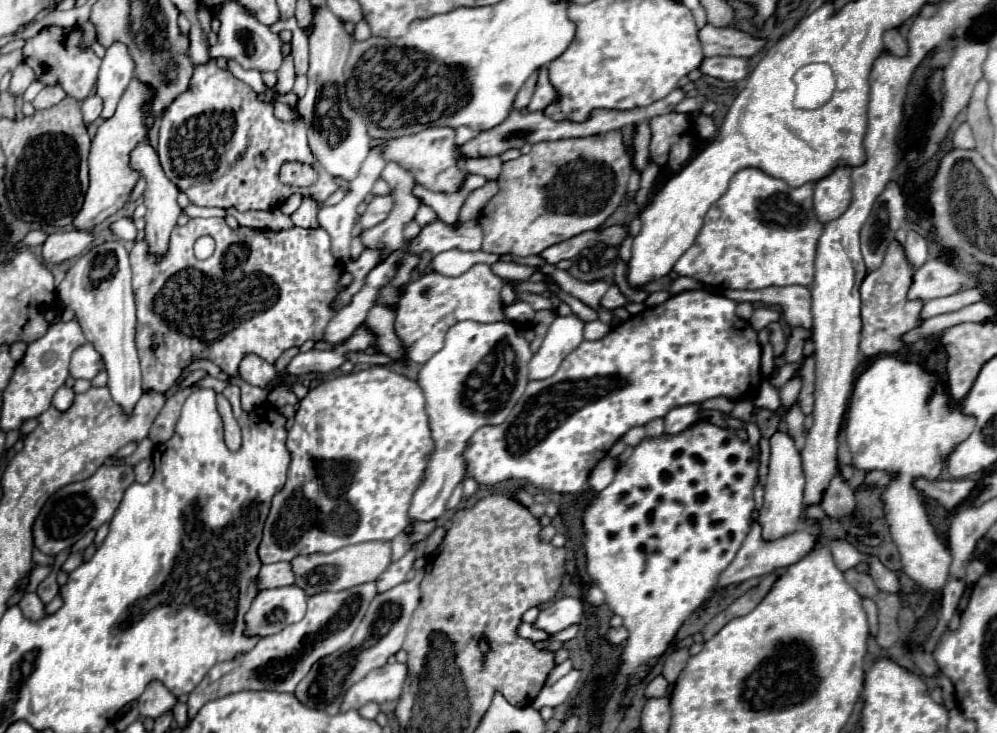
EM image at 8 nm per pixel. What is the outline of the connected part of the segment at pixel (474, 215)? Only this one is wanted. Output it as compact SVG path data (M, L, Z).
M489 180L483 188L473 190L473 192L467 196L467 200L465 200L463 208L461 208L461 222L477 220L479 214L481 214L481 210L483 210L483 206L485 206L497 192L499 192L499 184L497 184L495 180Z

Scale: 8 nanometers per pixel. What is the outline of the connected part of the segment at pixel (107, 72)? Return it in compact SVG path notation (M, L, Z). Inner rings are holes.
M113 42L103 56L103 64L97 78L95 94L101 96L105 104L101 118L113 116L119 98L123 96L129 80L133 78L133 70L135 70L135 62L131 62L131 54L127 46L123 46L123 42Z

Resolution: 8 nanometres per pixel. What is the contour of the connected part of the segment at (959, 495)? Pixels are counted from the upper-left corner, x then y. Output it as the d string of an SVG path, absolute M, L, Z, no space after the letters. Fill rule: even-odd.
M917 478L915 488L921 490L925 496L939 500L947 510L957 508L963 504L973 488L977 486L975 480L963 478L963 480L927 480L927 478Z

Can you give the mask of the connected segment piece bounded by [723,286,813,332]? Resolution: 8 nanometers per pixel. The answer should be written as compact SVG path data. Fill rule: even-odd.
M771 286L763 290L725 290L727 298L735 302L763 302L765 306L779 306L787 326L813 330L811 318L811 290L809 286Z

